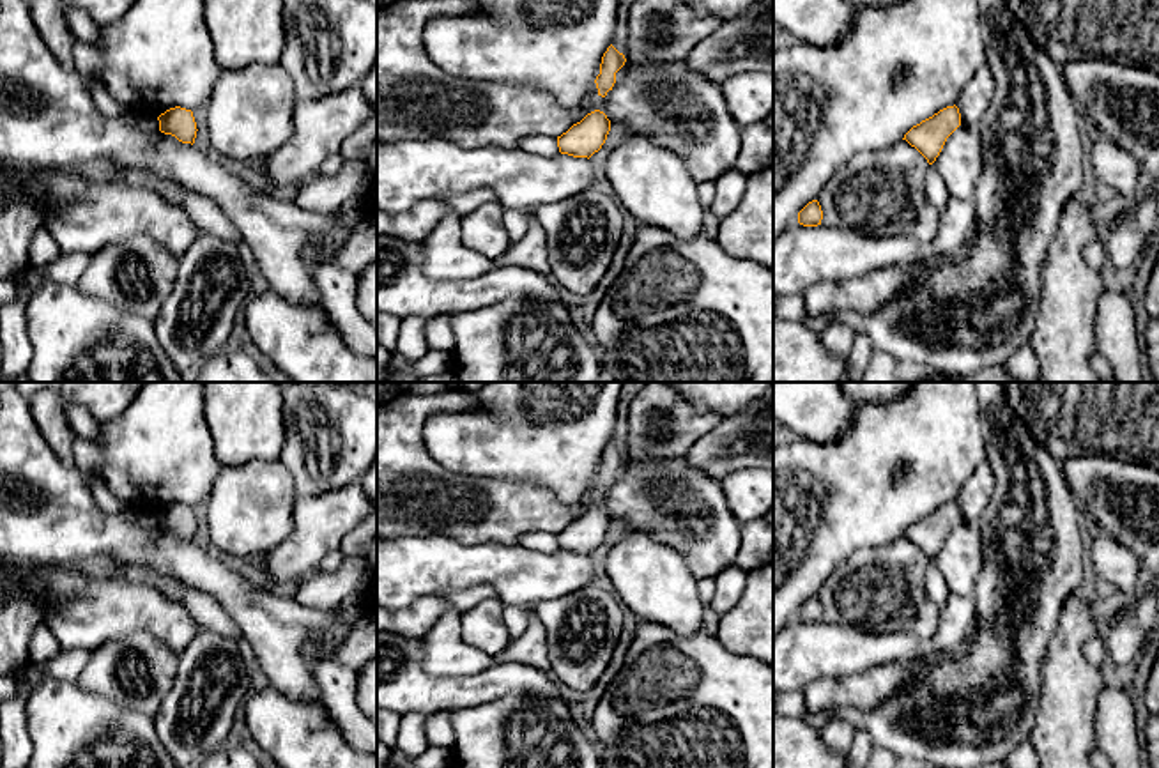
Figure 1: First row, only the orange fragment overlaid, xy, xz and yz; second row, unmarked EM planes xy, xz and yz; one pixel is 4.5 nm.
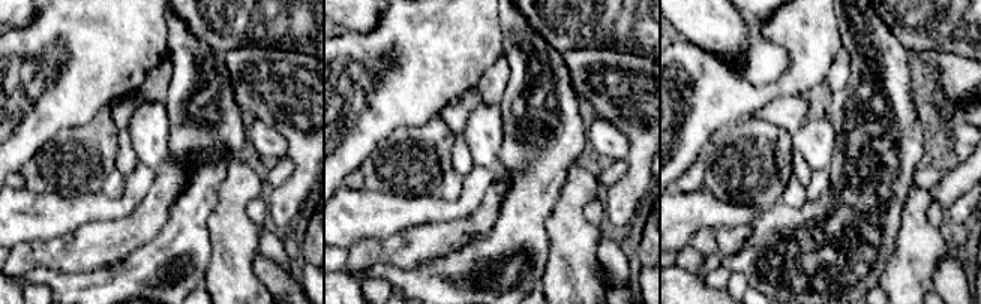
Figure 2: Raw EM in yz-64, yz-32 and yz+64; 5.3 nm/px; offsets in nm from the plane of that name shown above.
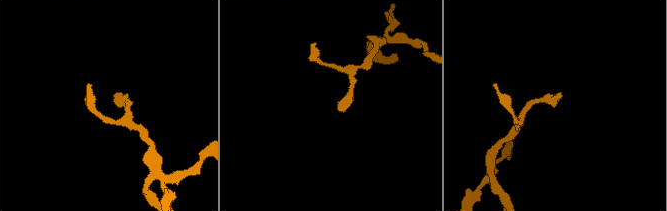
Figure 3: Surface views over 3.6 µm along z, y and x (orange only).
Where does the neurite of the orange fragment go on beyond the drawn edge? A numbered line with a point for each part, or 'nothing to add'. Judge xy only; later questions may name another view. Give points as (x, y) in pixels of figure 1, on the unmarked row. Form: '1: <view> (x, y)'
nothing to add

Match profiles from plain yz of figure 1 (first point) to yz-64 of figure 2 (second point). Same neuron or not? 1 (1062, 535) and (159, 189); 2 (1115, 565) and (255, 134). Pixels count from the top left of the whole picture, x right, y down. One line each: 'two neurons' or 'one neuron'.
1: two neurons
2: one neuron

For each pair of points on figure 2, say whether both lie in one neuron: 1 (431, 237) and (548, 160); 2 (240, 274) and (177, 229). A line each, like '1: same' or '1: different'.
1: different
2: different

